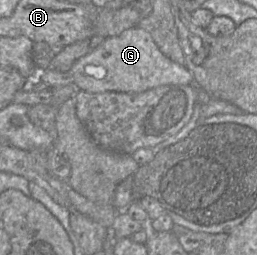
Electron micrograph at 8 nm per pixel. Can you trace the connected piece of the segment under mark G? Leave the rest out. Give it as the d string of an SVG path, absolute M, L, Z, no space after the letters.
M140 25L124 30L118 36L105 38L98 47L79 58L72 65L70 73L79 90L90 93L143 92L168 84L194 84L190 70L164 55L151 34Z

